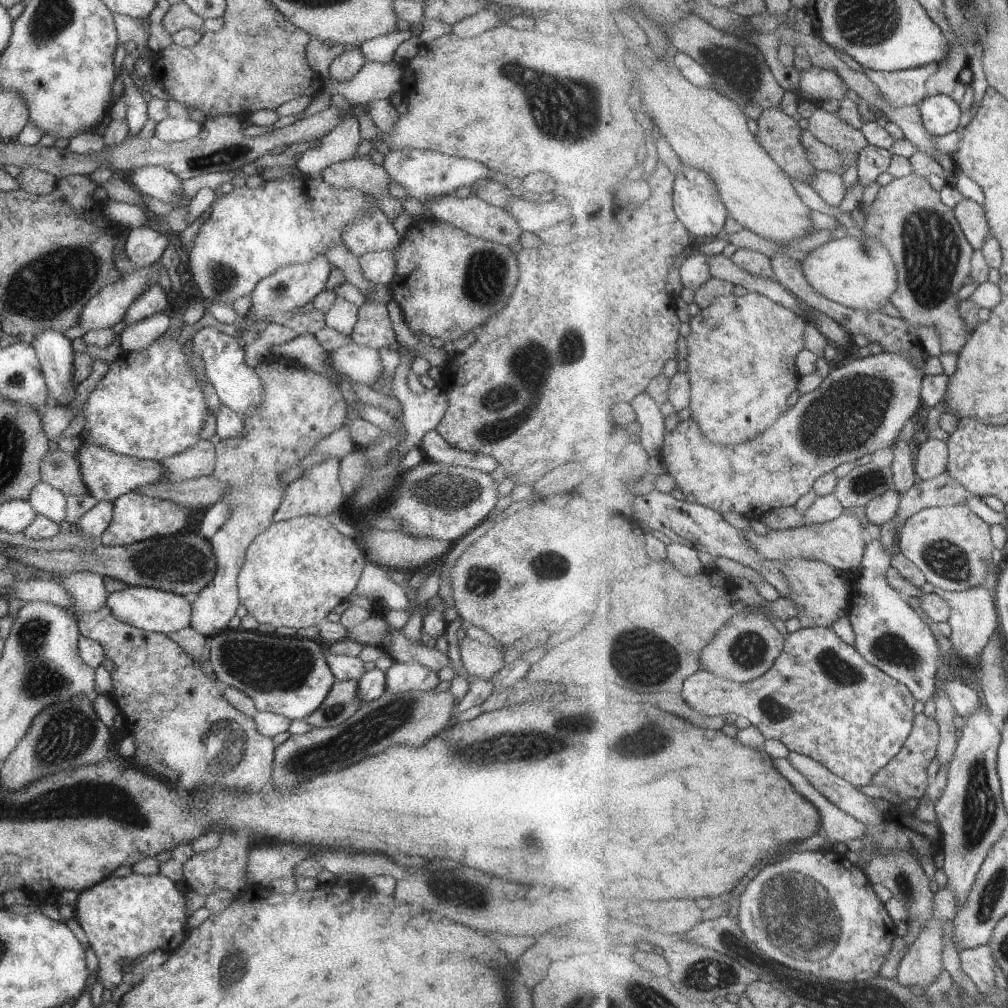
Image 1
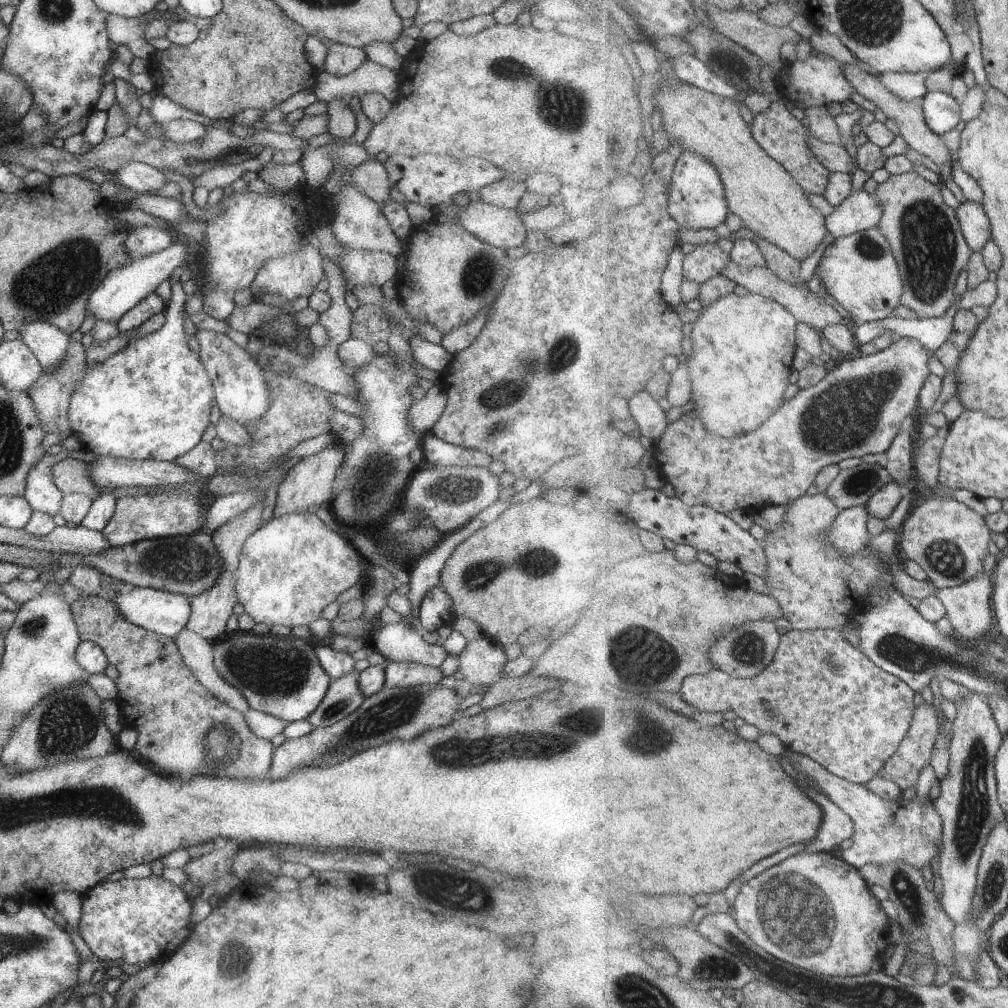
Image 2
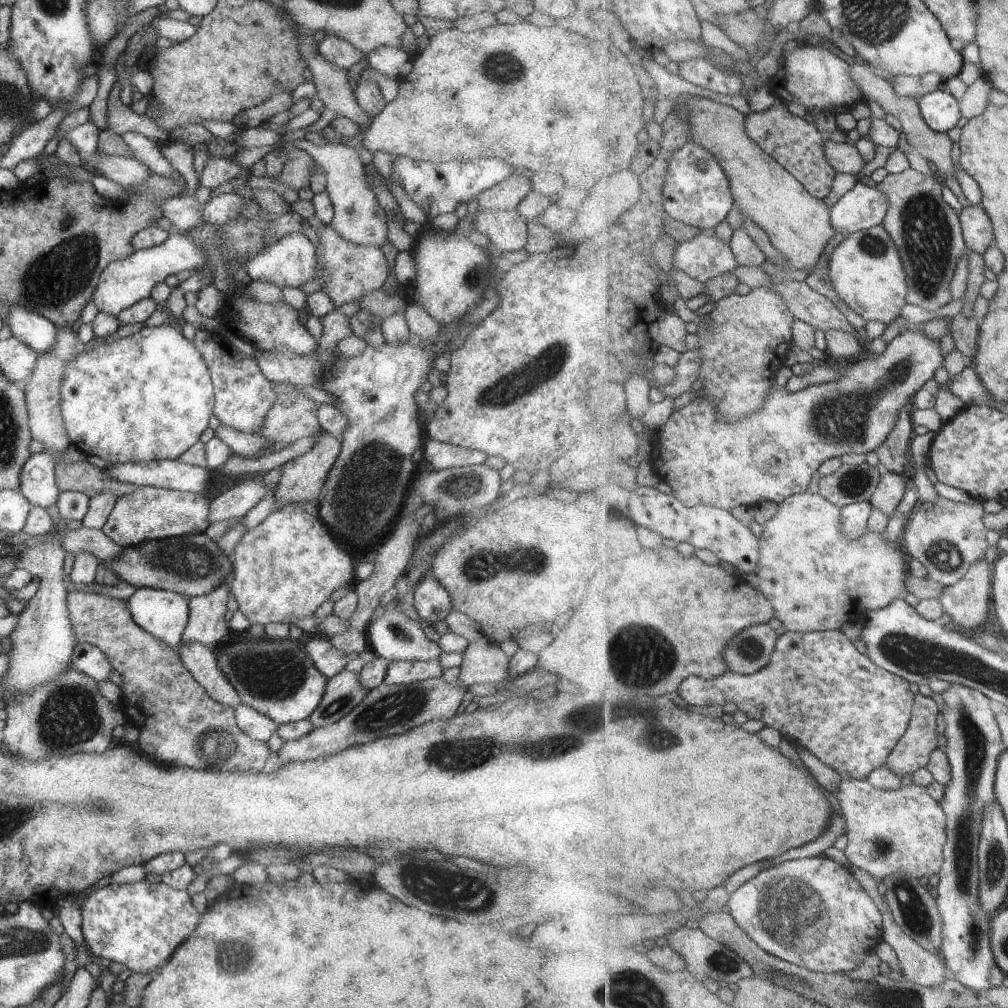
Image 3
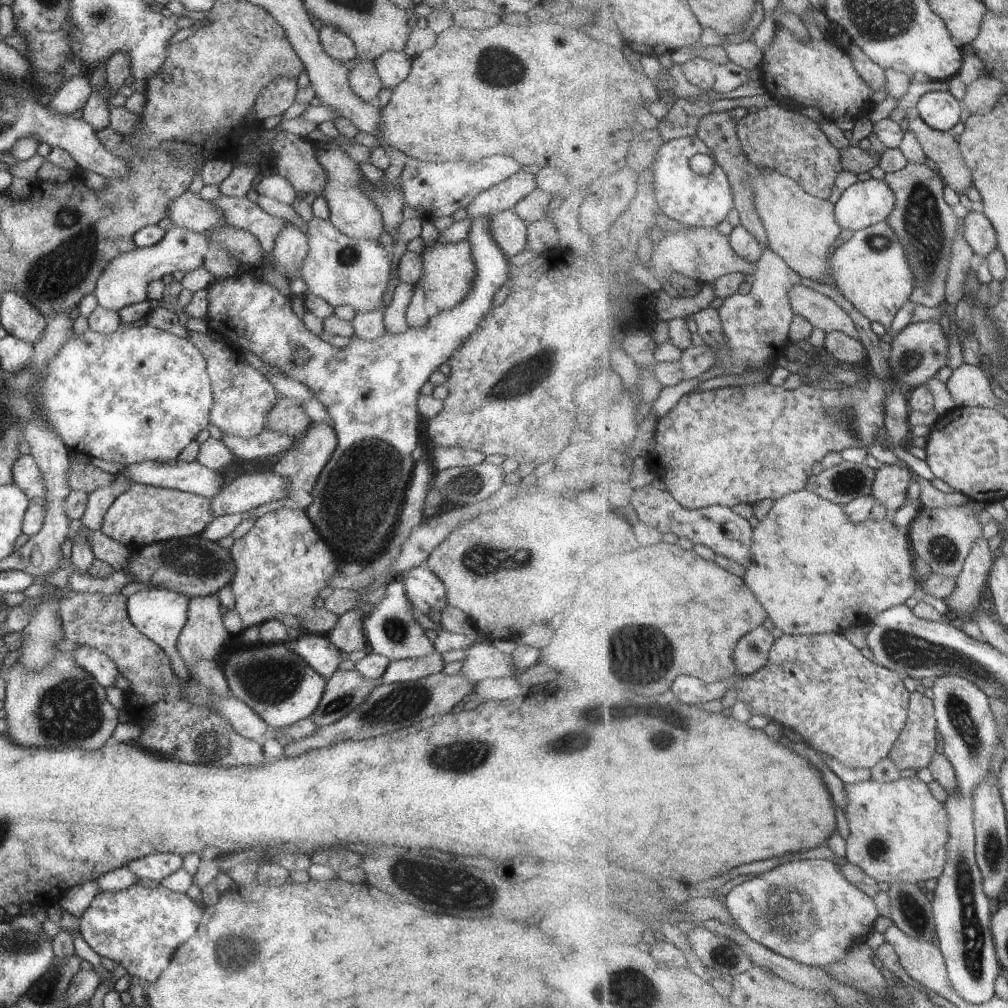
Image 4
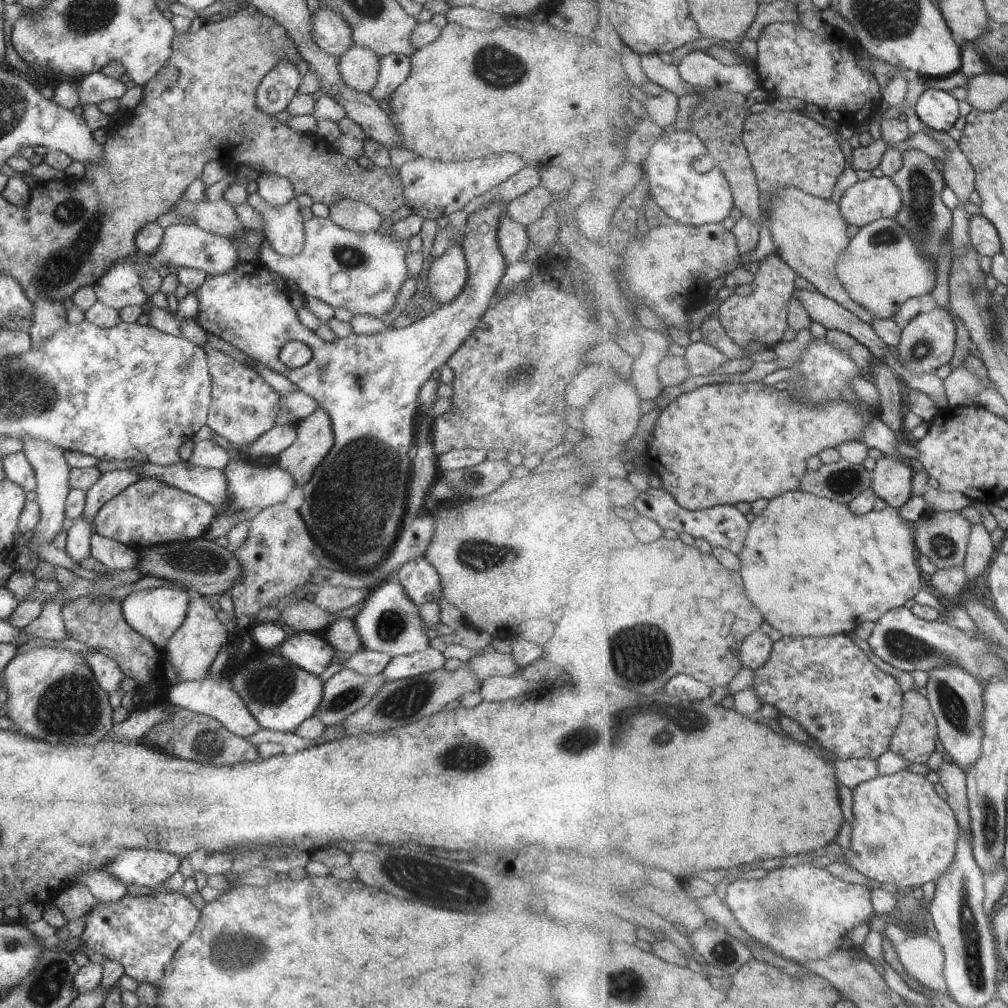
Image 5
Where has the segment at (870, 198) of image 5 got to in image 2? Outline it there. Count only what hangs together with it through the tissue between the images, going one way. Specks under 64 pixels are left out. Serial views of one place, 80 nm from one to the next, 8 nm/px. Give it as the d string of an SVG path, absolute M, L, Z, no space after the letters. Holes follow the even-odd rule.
M861 190L836 207L833 214L826 217L826 225L828 231L838 239L877 227L882 214L882 204L875 194Z

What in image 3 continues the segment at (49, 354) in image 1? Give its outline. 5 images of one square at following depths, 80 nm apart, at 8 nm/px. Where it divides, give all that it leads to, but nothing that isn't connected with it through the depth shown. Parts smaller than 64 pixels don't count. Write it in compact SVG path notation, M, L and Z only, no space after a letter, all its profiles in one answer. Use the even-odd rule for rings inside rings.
M11 305L5 322L13 337L37 355L50 351L56 343L56 326L21 305Z

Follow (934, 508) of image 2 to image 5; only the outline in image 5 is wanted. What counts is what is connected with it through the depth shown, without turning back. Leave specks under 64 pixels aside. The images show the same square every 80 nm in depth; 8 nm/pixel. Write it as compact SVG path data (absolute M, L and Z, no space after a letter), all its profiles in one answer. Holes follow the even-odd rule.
M927 511L913 524L919 554L928 556L938 566L939 571L963 566L966 562L972 526L972 522L963 516L962 511Z

